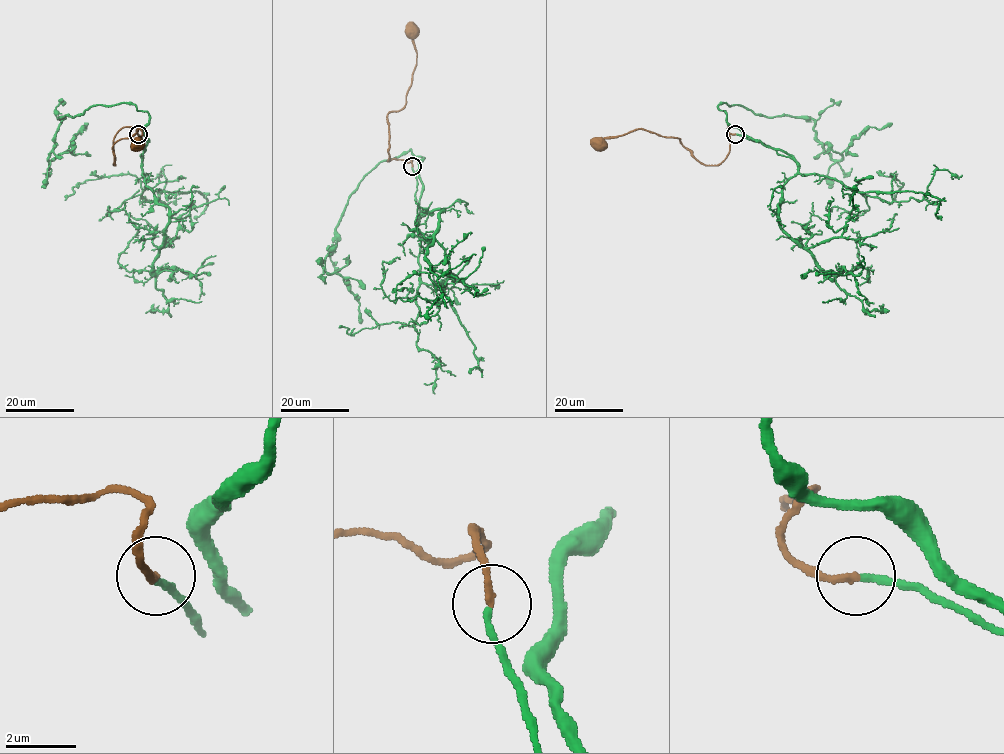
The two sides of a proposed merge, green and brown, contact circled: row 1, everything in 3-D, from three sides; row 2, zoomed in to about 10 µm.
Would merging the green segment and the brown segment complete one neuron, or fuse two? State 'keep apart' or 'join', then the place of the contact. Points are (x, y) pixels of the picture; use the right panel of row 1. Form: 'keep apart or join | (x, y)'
join | (735, 134)

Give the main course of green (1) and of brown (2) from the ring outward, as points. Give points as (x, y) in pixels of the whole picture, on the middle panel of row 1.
1: (412, 167), (417, 203), (423, 157), (410, 150), (366, 175), (323, 265), (358, 301), (360, 323)
2: (412, 166), (411, 159), (387, 161), (387, 115), (404, 106), (416, 60), (412, 31)

